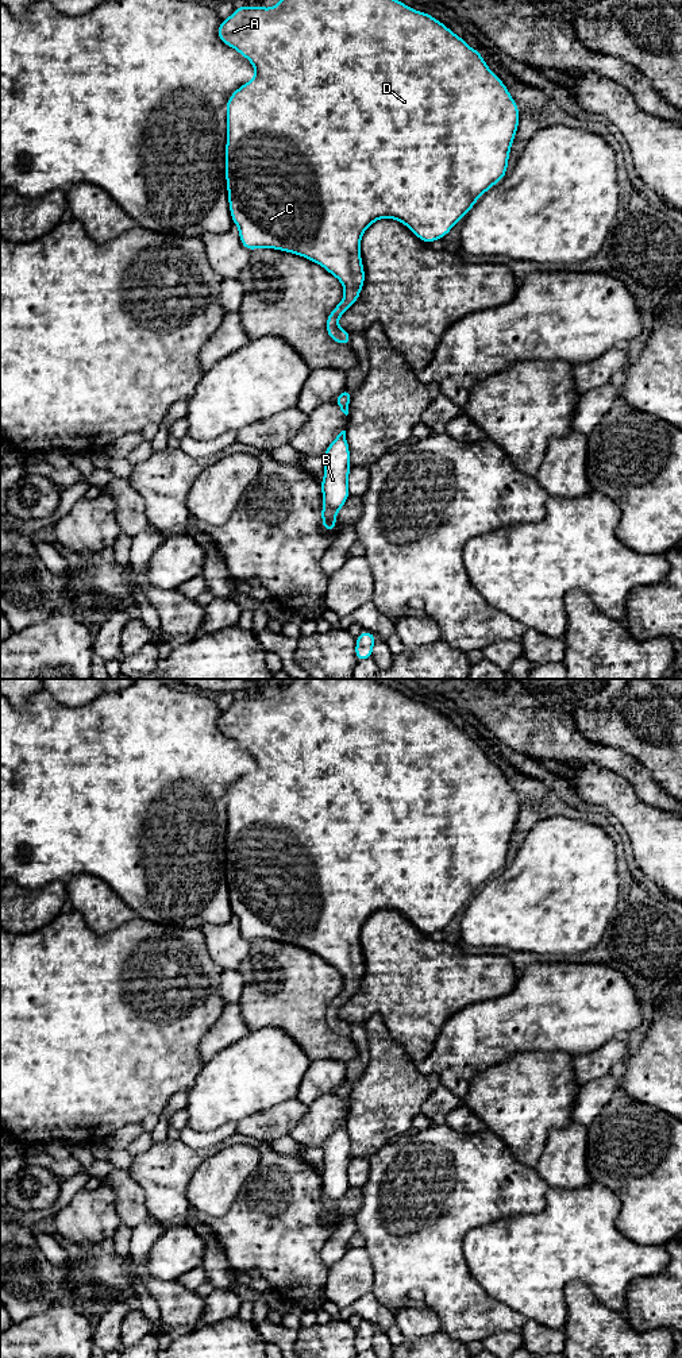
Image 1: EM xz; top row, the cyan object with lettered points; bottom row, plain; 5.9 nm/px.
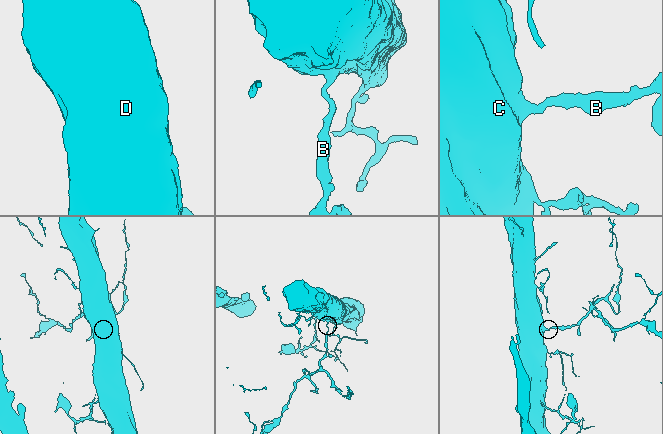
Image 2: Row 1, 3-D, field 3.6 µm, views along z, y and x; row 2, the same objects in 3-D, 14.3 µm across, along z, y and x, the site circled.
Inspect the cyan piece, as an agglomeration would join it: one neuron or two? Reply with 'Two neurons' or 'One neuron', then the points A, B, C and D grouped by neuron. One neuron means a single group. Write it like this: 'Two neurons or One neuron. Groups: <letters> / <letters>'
One neuron. Groups: A B C D

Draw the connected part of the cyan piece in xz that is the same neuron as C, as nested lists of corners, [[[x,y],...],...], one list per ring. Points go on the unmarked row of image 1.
[[[293,679],[281,687],[276,698],[240,695],[230,709],[220,713],[217,728],[255,760],[254,769],[239,778],[226,795],[226,873],[231,910],[239,919],[240,934],[248,942],[274,940],[308,949],[338,969],[344,987],[330,1003],[325,1022],[334,1033],[350,1038],[351,1023],[340,1019],[338,1011],[357,994],[365,976],[361,930],[367,918],[389,908],[402,914],[424,934],[443,930],[477,891],[506,867],[510,838],[520,814],[517,795],[501,769],[489,760],[481,742],[470,738],[432,706],[406,698],[375,679]]]

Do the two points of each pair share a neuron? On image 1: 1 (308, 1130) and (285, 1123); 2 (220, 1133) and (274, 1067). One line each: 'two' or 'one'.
1: two
2: two

